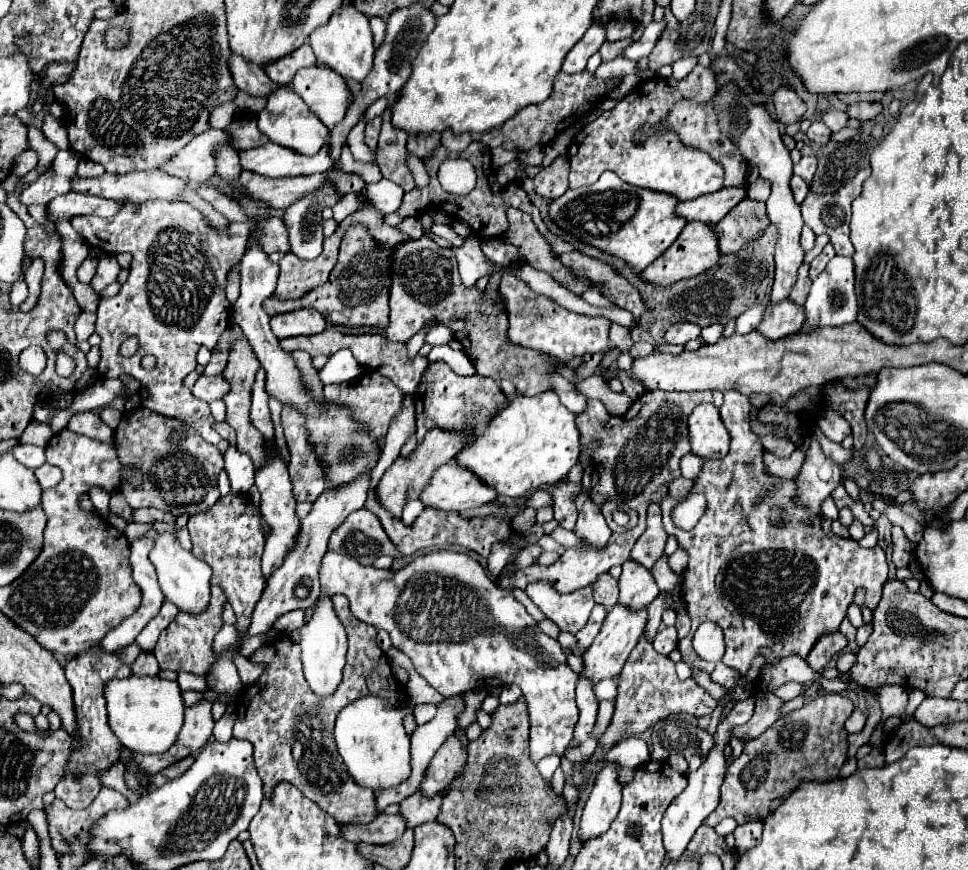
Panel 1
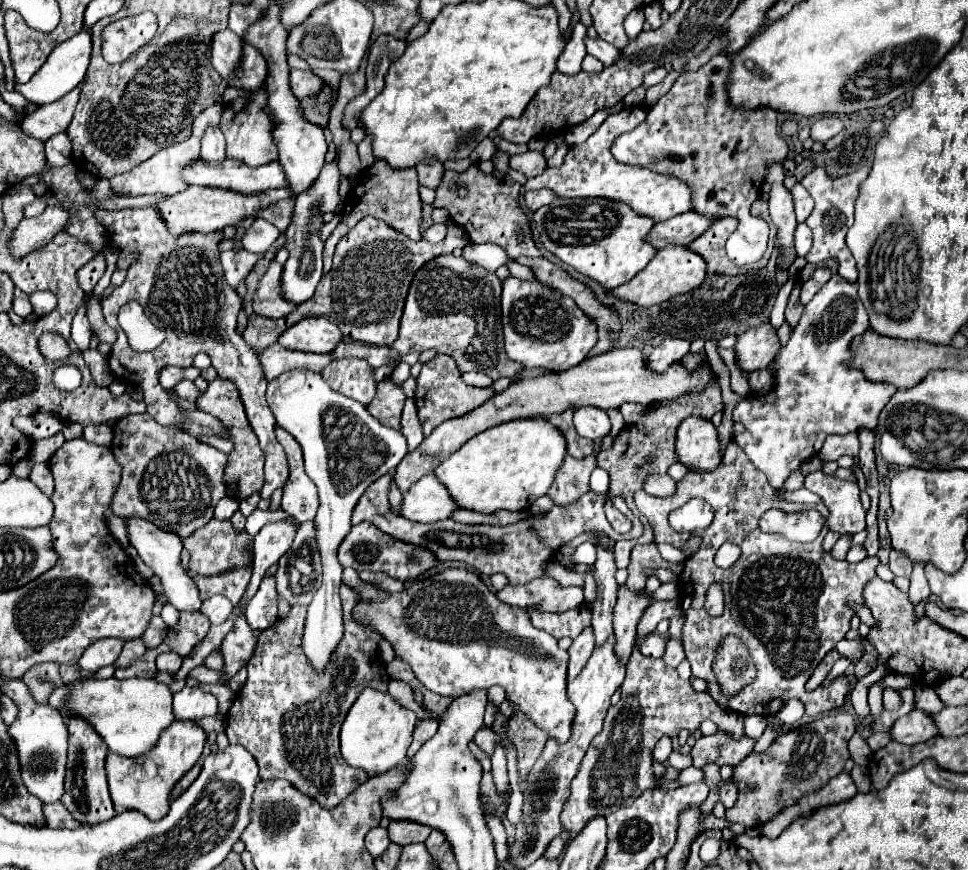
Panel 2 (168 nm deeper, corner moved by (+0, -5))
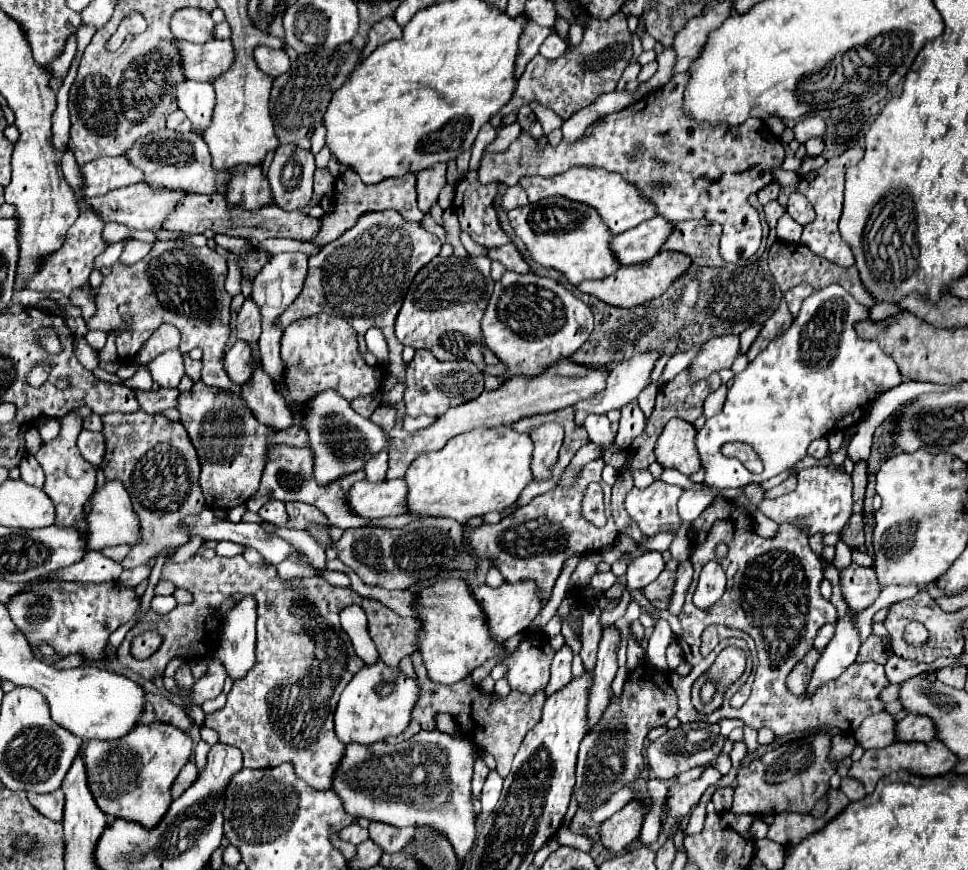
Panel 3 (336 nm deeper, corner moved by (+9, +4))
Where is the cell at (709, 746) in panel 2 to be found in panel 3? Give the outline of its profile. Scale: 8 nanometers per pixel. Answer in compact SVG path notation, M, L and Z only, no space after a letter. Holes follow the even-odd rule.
M690 723L690 725L682 725L678 729L666 731L656 741L650 741L644 755L646 755L646 761L648 761L650 769L654 771L654 775L658 779L668 781L668 779L676 779L680 773L684 773L692 767L700 767L700 765L710 763L722 751L722 743L724 743L724 737L720 735L718 725ZM692 729L708 729L710 739L712 739L710 747L702 749L702 751L690 751L690 753L686 753L684 749L674 751L674 739L684 737Z

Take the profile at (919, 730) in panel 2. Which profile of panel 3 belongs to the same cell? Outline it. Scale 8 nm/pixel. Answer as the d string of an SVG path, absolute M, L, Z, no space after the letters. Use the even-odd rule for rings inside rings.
M880 711L862 721L854 731L854 739L862 749L882 749L894 743L894 719L886 711Z

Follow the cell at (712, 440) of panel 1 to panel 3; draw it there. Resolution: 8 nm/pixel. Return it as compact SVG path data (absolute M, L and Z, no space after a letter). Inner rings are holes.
M670 419L656 441L654 455L662 469L676 469L684 475L692 475L700 469L700 459L694 447L696 429L682 419Z

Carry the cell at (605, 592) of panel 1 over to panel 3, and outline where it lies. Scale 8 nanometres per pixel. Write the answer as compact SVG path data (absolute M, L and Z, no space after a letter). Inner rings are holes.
M592 607L590 611L584 611L584 615L582 615L582 633L580 633L582 651L580 651L580 657L582 657L586 671L592 671L596 665L596 651L598 651L598 643L602 637L602 629L600 629L598 619L600 619L598 607Z

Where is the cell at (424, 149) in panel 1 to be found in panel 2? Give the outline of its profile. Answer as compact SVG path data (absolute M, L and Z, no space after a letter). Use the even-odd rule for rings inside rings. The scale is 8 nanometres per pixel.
M429 158L421 164L415 166L417 168L417 174L419 174L419 184L427 186L427 188L437 188L441 176L443 176L443 164L437 160L437 158Z

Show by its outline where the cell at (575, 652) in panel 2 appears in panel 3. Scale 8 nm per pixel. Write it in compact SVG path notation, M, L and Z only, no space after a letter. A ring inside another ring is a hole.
M564 645L556 655L554 655L554 661L552 661L552 677L546 685L546 697L550 697L552 693L564 689L570 681L572 681L572 651L568 645Z

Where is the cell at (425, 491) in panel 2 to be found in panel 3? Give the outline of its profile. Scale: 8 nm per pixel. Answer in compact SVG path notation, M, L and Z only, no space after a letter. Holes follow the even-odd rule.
M358 481L346 493L346 503L354 515L378 519L406 513L406 481Z

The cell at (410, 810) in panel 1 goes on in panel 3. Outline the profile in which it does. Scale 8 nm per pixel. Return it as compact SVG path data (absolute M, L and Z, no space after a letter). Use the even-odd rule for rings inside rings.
M370 823L368 827L370 839L384 851L384 853L398 853L404 849L404 845L408 845L410 835L414 835L414 831L408 829L398 829L392 825L384 825L384 823Z

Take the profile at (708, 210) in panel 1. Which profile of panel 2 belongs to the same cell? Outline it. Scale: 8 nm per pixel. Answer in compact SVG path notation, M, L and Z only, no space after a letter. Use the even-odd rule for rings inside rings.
M689 210L671 220L663 220L659 224L655 224L653 232L651 232L651 236L647 236L647 240L651 240L651 244L655 244L659 250L665 248L667 244L691 244L697 236L707 232L707 228L715 220L717 218L713 218L713 216L705 216L701 212Z

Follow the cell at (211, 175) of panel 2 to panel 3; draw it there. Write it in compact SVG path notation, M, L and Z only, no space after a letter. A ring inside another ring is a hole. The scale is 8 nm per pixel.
M170 129L154 131L146 137L136 139L132 149L128 149L124 157L144 173L144 183L150 189L212 195L214 191L220 191L220 189L224 191L226 183L230 181L230 171L216 173L212 169L208 145L194 131L188 131L188 133L178 133L178 131L170 131Z

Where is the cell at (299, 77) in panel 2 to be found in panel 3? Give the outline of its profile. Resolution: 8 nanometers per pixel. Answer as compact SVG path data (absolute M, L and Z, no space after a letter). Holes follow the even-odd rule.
M266 45L254 47L254 61L270 77L278 77L280 73L290 69L288 55L282 49L272 49Z

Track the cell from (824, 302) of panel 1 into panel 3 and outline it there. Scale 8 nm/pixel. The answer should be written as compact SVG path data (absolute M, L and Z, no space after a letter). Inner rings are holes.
M830 285L822 291L814 291L804 301L792 327L770 341L766 351L734 377L722 413L706 419L706 425L696 433L696 451L706 471L704 485L708 489L682 493L678 501L680 527L674 545L669 548L674 559L683 562L689 558L686 556L690 553L690 539L679 536L687 535L692 521L700 517L722 489L760 483L790 469L806 455L814 439L826 437L830 431L850 429L862 421L874 399L902 383L894 359L888 357L876 341L858 339L854 323L866 317L868 307L856 303L842 287ZM728 441L752 445L764 461L764 473L754 475L740 465L738 459L722 455L722 445Z

